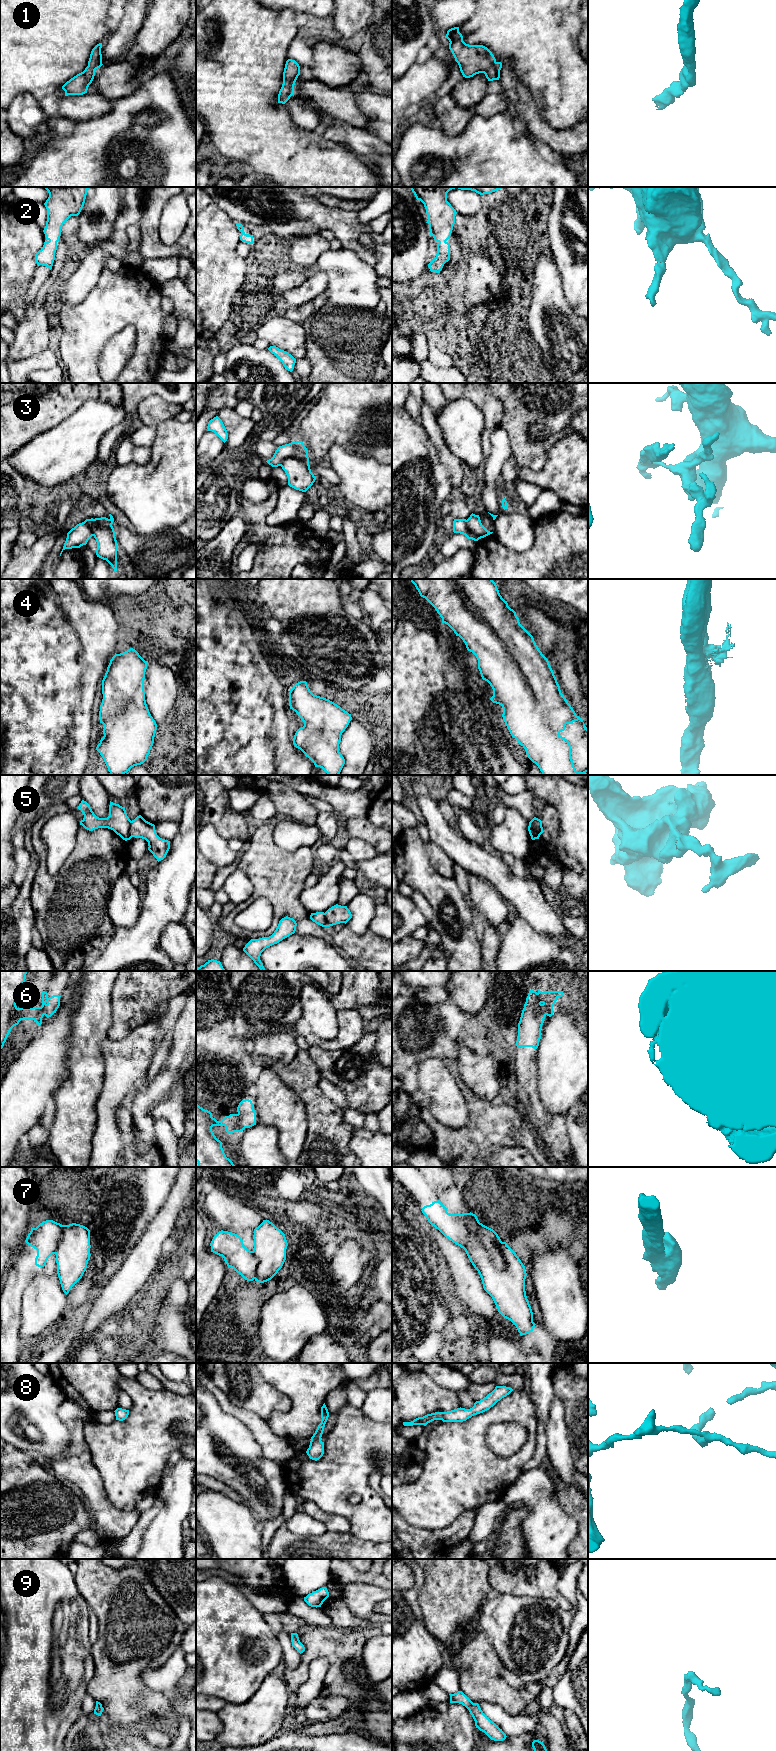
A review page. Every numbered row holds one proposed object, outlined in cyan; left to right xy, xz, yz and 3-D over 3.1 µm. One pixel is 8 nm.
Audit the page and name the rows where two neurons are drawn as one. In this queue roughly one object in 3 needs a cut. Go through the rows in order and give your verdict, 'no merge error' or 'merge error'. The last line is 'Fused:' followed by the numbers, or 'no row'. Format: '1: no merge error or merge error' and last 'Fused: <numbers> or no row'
1: no merge error
2: no merge error
3: merge error
4: merge error
5: merge error
6: merge error
7: merge error
8: no merge error
9: no merge error
Fused: 3, 4, 5, 6, 7

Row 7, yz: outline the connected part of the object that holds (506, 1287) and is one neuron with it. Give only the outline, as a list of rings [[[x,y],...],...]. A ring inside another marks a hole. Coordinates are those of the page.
[[[439,1200],[424,1206],[421,1211],[431,1225],[465,1250],[498,1312],[516,1326],[520,1335],[532,1332],[536,1324],[533,1322],[533,1312],[525,1291],[527,1273],[525,1266],[507,1243],[502,1242],[500,1245],[500,1252],[506,1263],[505,1268],[500,1270],[493,1264],[466,1217],[448,1213]]]

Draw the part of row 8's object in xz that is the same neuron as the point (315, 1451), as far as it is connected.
[[[325,1405],[321,1407],[321,1423],[318,1425],[315,1433],[311,1437],[310,1445],[309,1448],[307,1449],[306,1453],[309,1456],[310,1459],[312,1460],[319,1460],[323,1454],[324,1454],[324,1442],[322,1442],[322,1434],[324,1431],[325,1424],[328,1420],[329,1417],[329,1412],[328,1409]]]

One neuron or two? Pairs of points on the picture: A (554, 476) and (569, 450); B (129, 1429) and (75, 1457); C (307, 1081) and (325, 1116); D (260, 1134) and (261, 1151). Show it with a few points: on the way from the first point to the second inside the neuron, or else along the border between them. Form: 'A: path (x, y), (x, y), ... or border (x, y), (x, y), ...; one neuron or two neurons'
A: path (560, 470), (569, 461), (569, 456); one neuron
B: border (83, 1427), (83, 1438), (91, 1462), (98, 1472); two neurons
C: path (308, 1090), (317, 1107); one neuron
D: path (260, 1138), (260, 1147); one neuron

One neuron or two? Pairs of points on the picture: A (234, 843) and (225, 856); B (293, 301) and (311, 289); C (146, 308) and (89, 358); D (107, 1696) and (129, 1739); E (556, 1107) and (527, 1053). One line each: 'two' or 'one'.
A: two
B: one
C: one
D: two
E: two

